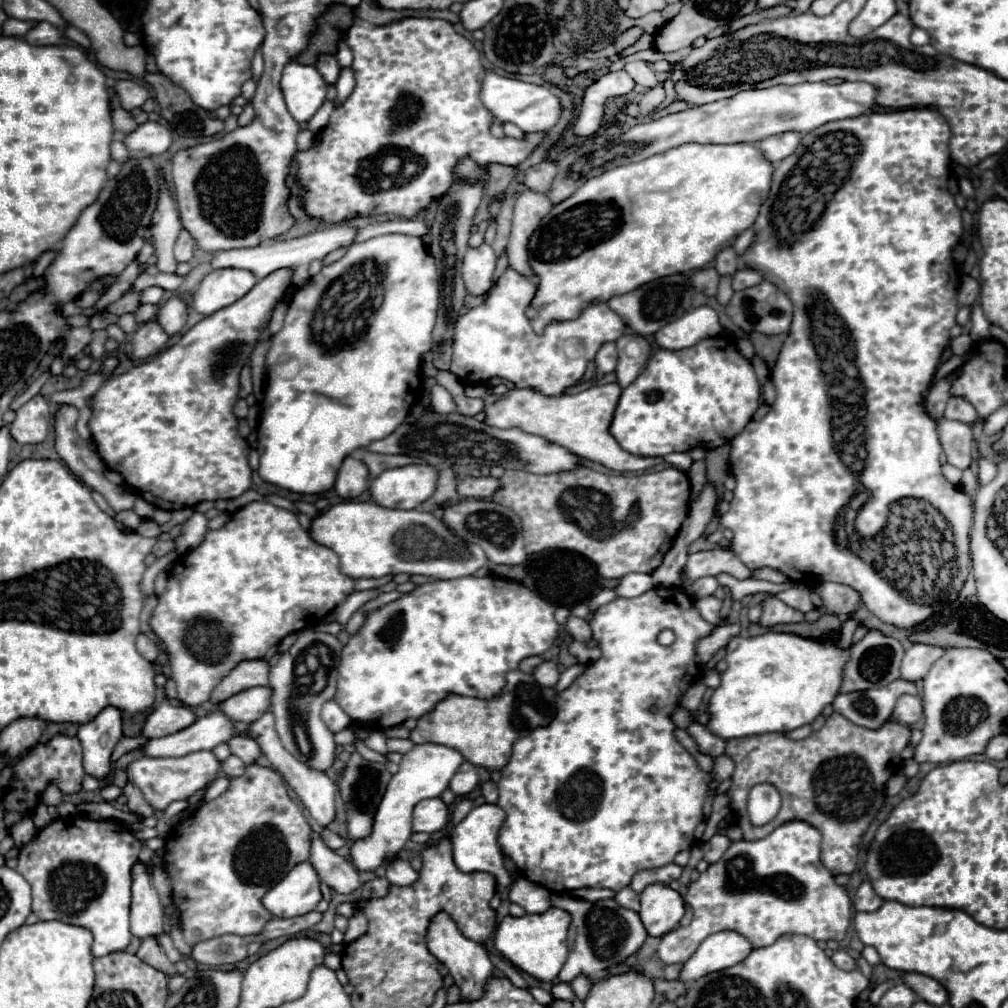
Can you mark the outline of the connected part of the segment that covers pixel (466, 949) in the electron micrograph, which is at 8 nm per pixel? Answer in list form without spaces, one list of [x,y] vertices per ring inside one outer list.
[[[438,911],[430,919],[428,933],[426,933],[426,945],[428,945],[428,951],[448,967],[450,975],[454,977],[454,983],[462,991],[464,1001],[474,1001],[476,997],[480,997],[484,983],[492,975],[492,961],[482,943],[476,943],[476,941],[464,937],[464,933],[460,933],[454,919],[446,911]]]

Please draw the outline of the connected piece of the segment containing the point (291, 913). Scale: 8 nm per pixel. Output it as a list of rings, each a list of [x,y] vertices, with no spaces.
[[[298,863],[280,883],[276,883],[262,899],[262,905],[274,917],[298,917],[316,909],[320,893],[320,879],[312,865]]]

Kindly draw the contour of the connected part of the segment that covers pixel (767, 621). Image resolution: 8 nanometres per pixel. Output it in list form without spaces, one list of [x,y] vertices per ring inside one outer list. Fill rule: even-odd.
[[[768,595],[762,601],[762,617],[758,621],[762,627],[774,627],[774,625],[780,625],[780,623],[800,623],[800,621],[804,621],[804,613],[788,607],[778,597]]]

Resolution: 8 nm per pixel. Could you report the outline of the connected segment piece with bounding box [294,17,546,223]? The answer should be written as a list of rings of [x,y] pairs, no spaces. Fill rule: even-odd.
[[[404,17],[388,25],[352,25],[344,35],[344,43],[354,55],[352,69],[356,87],[350,97],[332,111],[328,125],[316,135],[314,145],[296,153],[298,173],[294,181],[304,191],[300,207],[310,219],[340,223],[352,217],[382,213],[410,219],[420,209],[428,207],[432,199],[446,193],[448,185],[454,181],[452,167],[460,157],[468,155],[482,167],[488,163],[520,165],[546,137],[544,133],[526,133],[522,139],[492,137],[492,113],[488,113],[480,101],[482,79],[486,75],[480,53],[444,19]],[[390,157],[400,161],[396,169],[386,165]]]

